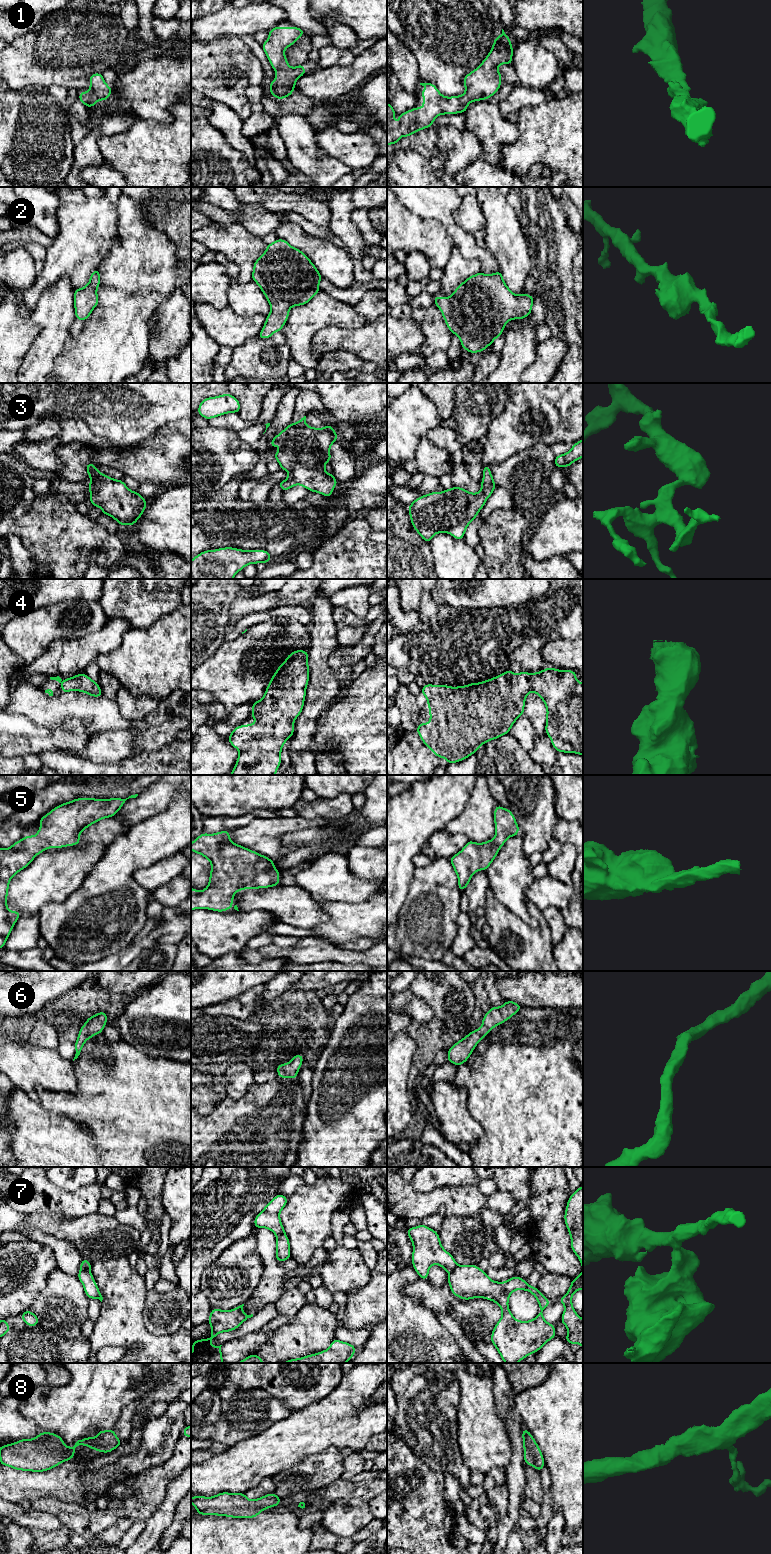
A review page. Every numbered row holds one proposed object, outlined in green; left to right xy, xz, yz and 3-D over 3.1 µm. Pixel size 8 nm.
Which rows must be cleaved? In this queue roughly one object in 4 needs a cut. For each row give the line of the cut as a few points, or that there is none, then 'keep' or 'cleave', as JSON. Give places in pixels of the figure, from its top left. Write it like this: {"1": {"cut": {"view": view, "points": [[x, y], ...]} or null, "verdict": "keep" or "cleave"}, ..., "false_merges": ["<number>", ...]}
{"1": {"cut": null, "verdict": "keep"}, "2": {"cut": null, "verdict": "keep"}, "3": {"cut": null, "verdict": "keep"}, "4": {"cut": null, "verdict": "keep"}, "5": {"cut": null, "verdict": "keep"}, "6": {"cut": null, "verdict": "keep"}, "7": {"cut": {"view": "xy", "points": [[89, 1267], [83, 1268], [80, 1271]]}, "verdict": "cleave"}, "8": {"cut": null, "verdict": "keep"}, "false_merges": ["7"]}

